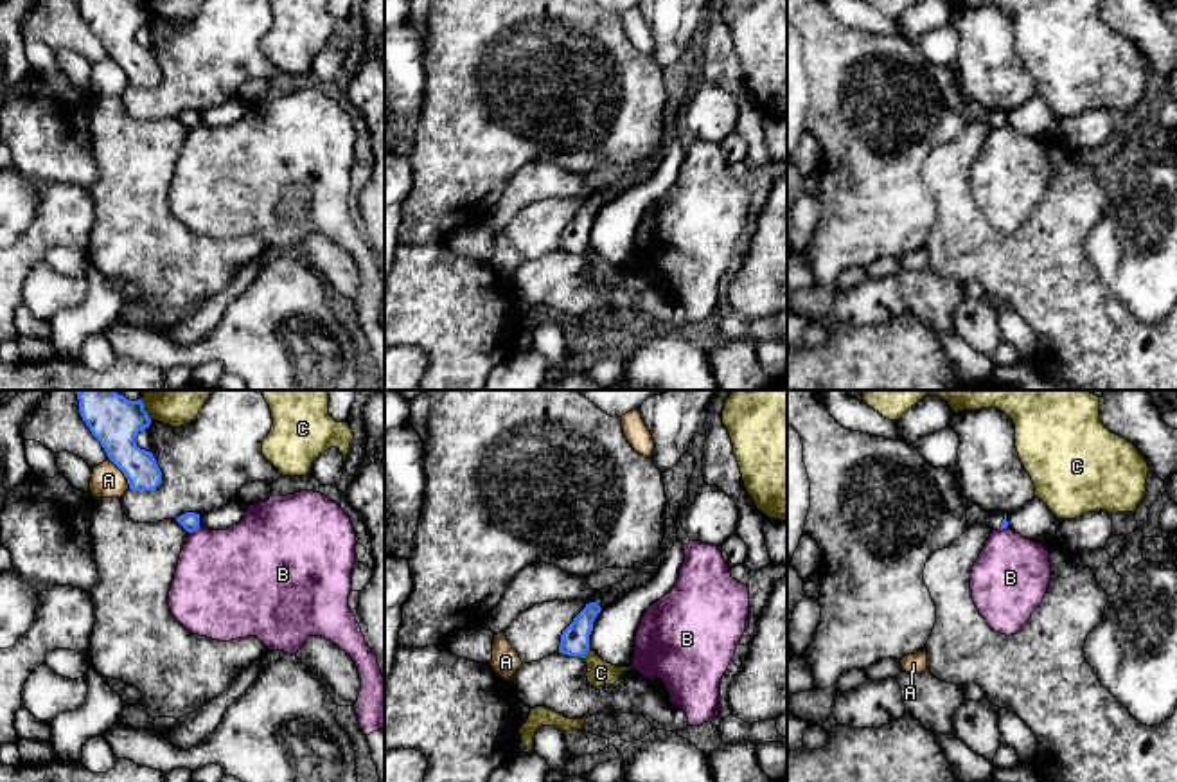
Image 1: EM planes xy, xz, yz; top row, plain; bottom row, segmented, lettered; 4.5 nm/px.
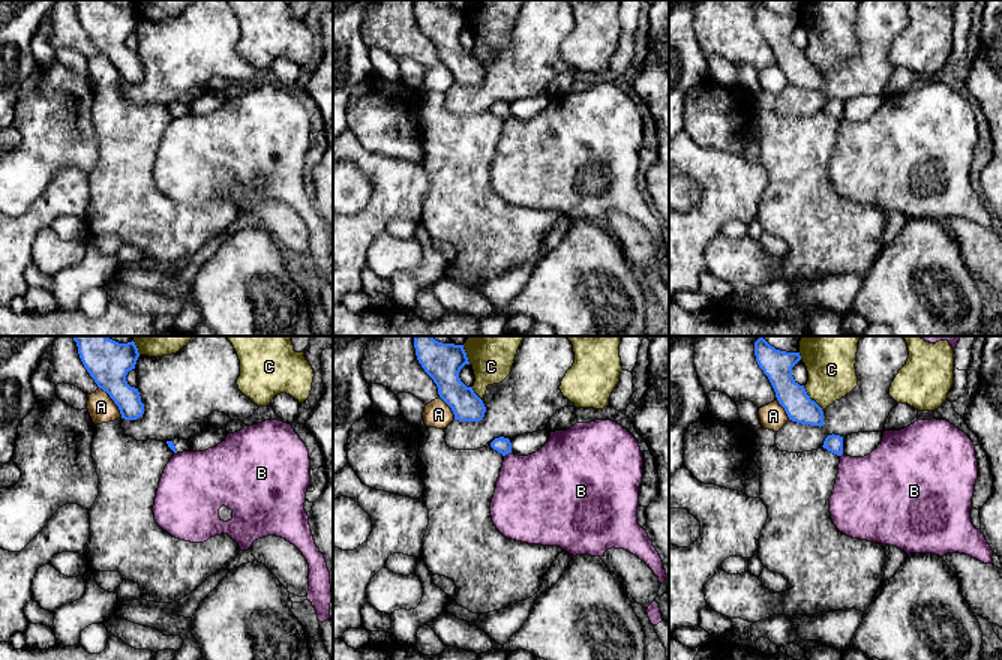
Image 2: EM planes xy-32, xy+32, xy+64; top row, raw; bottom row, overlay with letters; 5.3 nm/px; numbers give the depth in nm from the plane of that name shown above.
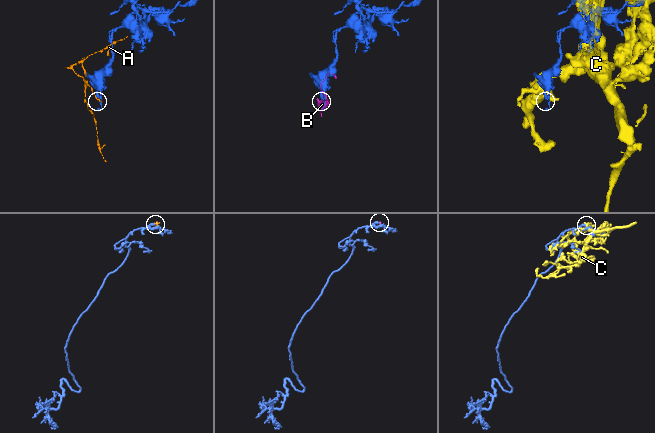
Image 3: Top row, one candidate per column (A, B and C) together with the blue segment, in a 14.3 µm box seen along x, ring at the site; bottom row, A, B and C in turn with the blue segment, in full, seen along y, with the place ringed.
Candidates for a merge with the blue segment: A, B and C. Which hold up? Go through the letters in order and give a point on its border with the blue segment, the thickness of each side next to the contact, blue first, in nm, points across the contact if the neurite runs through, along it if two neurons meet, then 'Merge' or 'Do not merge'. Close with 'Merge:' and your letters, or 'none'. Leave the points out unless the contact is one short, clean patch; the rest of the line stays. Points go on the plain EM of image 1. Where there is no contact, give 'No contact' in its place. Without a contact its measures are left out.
A: Touches blue at xy (123, 69). Thickness 200 nm (blue) against 150 nm. Do not merge
B: Touches blue at xy (194, 126). Thickness 80 nm (blue) against 420 nm. Boundary: xy (200, 124), (189, 130). Do not merge
C: Touches blue at xz (586, 248). Thickness 130 nm (blue) against 120 nm. Do not merge
Merge: none

